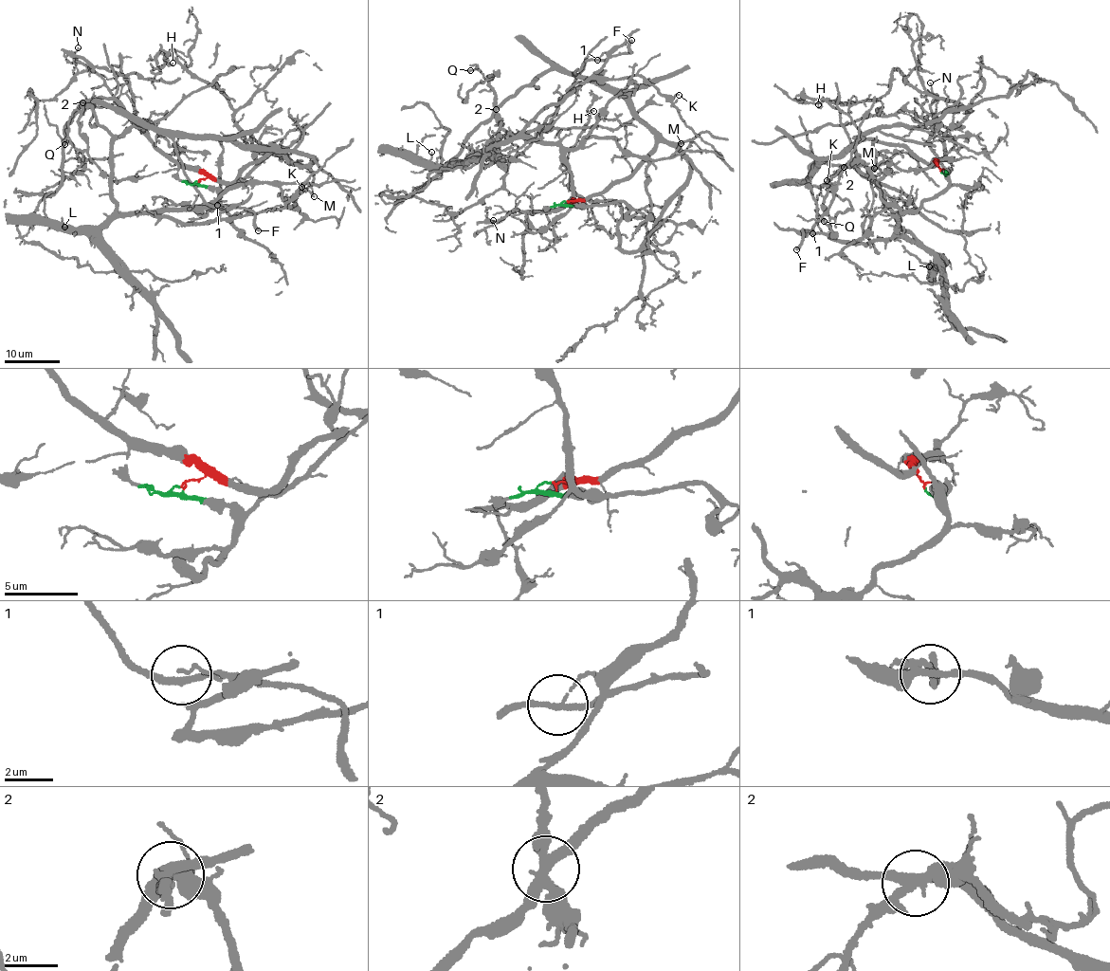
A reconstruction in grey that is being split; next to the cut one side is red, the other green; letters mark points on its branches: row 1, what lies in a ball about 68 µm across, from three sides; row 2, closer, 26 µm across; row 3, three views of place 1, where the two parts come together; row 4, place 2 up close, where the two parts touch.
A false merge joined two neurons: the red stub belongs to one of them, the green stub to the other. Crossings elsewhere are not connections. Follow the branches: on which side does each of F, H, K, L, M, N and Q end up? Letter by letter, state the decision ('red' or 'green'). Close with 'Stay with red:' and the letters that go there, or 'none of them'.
F: red
H: red
K: green
L: green
M: green
N: red
Q: green
Stay with red: F, H, N

